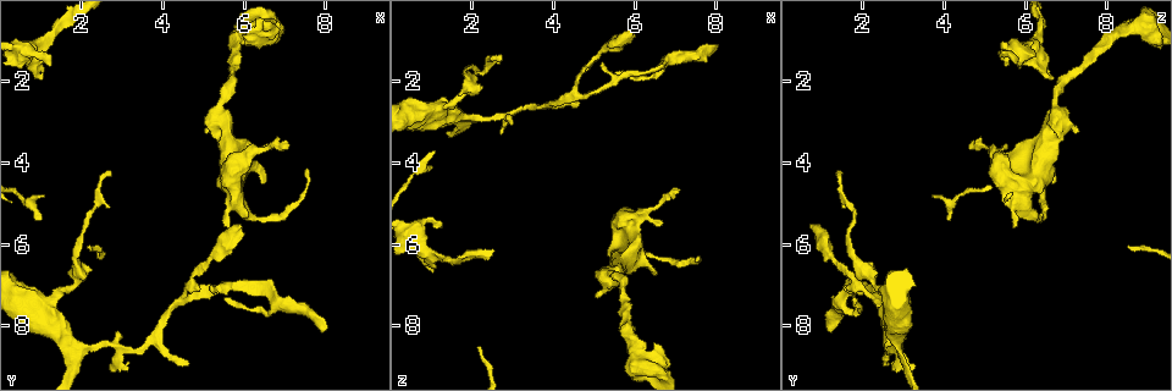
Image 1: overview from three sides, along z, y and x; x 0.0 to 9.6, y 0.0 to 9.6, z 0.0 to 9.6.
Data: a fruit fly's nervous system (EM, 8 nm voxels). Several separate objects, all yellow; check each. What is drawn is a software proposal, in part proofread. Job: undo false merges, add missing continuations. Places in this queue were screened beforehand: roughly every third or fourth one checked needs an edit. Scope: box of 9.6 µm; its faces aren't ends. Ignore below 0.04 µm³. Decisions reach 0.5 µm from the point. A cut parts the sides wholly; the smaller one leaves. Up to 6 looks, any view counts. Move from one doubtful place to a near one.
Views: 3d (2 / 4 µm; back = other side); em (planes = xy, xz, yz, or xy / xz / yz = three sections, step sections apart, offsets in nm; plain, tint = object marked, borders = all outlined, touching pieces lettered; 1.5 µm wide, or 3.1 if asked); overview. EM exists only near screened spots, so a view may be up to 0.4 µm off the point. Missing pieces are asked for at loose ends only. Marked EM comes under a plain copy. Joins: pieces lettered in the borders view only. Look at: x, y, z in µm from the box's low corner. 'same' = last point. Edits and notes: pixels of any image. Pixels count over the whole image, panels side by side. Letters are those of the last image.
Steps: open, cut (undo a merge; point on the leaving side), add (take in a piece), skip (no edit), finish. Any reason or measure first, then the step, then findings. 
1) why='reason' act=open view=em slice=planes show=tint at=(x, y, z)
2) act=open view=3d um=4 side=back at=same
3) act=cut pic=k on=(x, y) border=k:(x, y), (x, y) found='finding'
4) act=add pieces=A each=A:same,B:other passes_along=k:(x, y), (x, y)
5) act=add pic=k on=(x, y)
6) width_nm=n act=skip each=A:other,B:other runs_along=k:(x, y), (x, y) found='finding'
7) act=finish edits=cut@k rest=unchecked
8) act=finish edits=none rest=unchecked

why='an open end' act=open view=3d um=4 side=back at=(1.00, 2.00, 6.65)

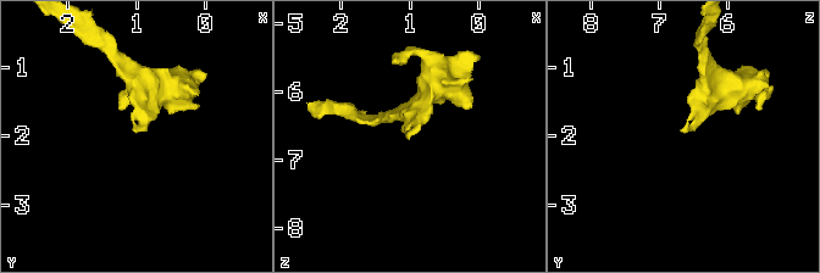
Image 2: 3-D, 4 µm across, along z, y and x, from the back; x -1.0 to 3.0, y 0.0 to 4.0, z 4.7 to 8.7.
act=open view=em slice=yz step=8 show=borders at=(1.05, 1.95, 6.65)

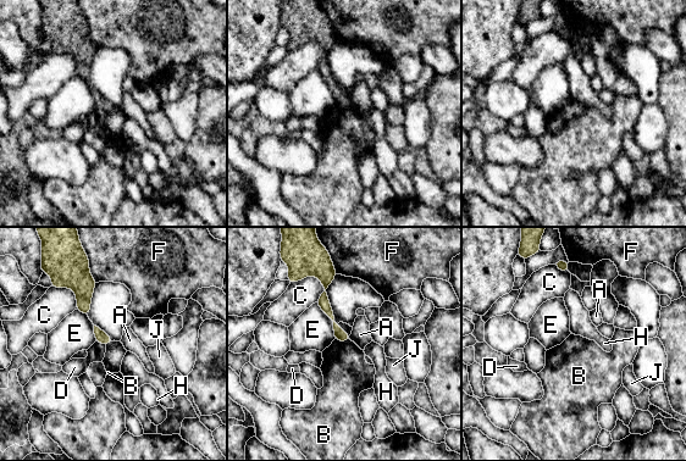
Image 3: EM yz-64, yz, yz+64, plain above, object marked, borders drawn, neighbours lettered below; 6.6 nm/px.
why='another direction' act=open view=em slice=planes show=borders at=same

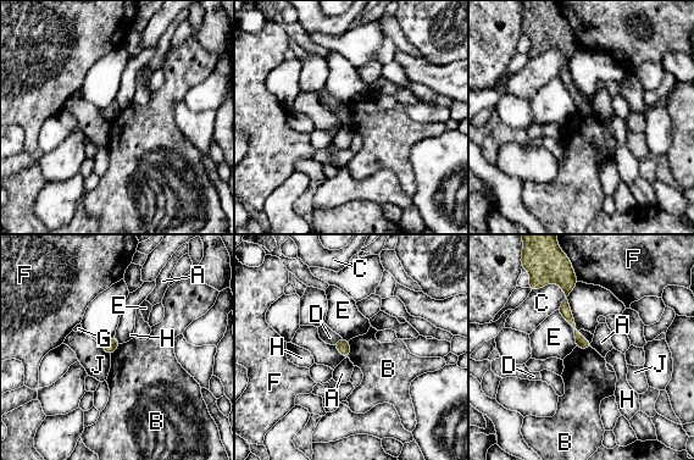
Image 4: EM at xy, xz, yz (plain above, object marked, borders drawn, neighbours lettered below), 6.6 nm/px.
act=skip each=A:other,B:other,C:other,D:other,E:other,F:other,G:other,H:other,J:other runs_along=4:(572, 280), (566, 314), (586, 345) found='none of them fits'

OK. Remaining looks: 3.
why='branch stops here' act=open view=em slice=planes show=tint at=(5.05, 3.30, 7.20)

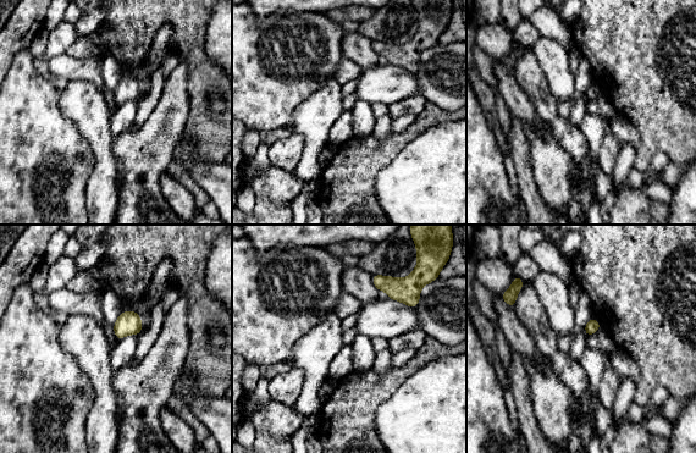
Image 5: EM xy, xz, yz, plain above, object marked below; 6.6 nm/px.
why='what lies round it' act=open view=em slice=planes show=borders at=same

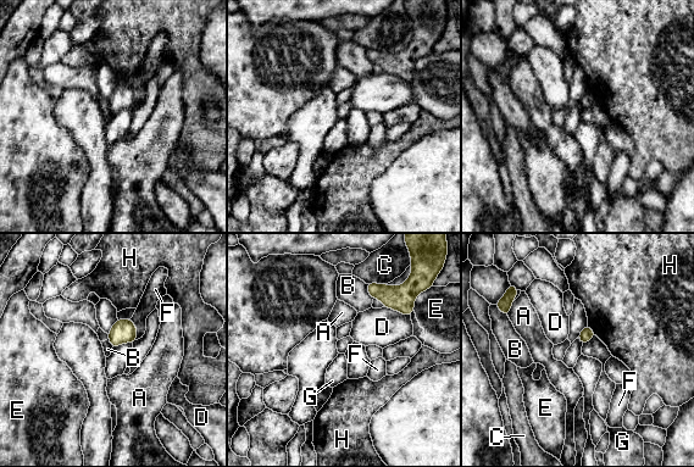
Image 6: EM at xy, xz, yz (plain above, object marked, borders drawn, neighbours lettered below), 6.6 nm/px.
act=skip each=A:other,B:other,C:other,D:other,E:other,F:other,G:other,H:other border=6:(366, 284), (366, 290), (373, 298) found='no lettered piece goes on from it'

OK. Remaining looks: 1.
act=finish edits=none rest=unchecked

